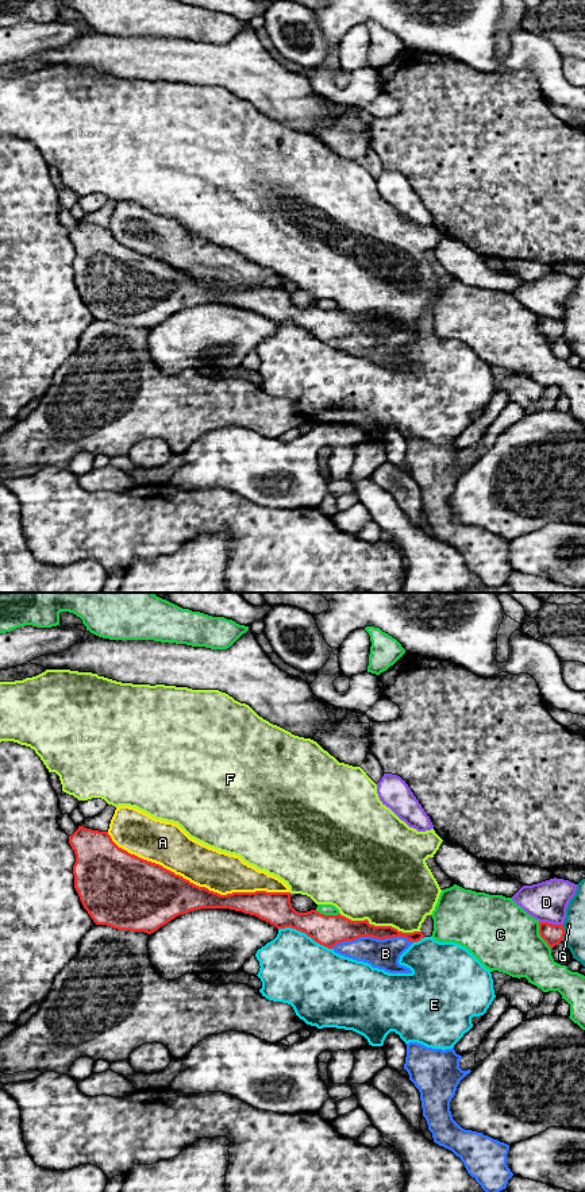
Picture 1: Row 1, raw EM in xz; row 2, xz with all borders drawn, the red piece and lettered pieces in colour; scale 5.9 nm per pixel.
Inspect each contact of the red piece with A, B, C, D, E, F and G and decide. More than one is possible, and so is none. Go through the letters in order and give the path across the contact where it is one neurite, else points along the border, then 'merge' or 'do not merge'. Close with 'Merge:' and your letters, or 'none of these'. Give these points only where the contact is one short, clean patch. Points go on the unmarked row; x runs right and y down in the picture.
A: do not merge
B: merge
C: do not merge
D: do not merge
E: do not merge
F: do not merge
G: do not merge
Merge: B

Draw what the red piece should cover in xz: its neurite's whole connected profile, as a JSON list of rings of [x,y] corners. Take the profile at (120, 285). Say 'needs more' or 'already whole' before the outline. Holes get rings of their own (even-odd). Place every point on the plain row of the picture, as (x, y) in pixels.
needs more; [[[81,220],[69,231],[69,239],[76,250],[74,283],[96,320],[151,329],[176,312],[193,305],[230,304],[255,310],[277,324],[296,324],[340,351],[367,358],[389,369],[412,369],[409,363],[399,359],[400,351],[413,337],[424,333],[422,327],[403,328],[392,321],[370,320],[367,315],[351,316],[340,309],[324,310],[316,305],[299,308],[292,302],[290,288],[255,286],[220,290],[190,278],[159,259],[128,248],[112,236],[108,227]]]

